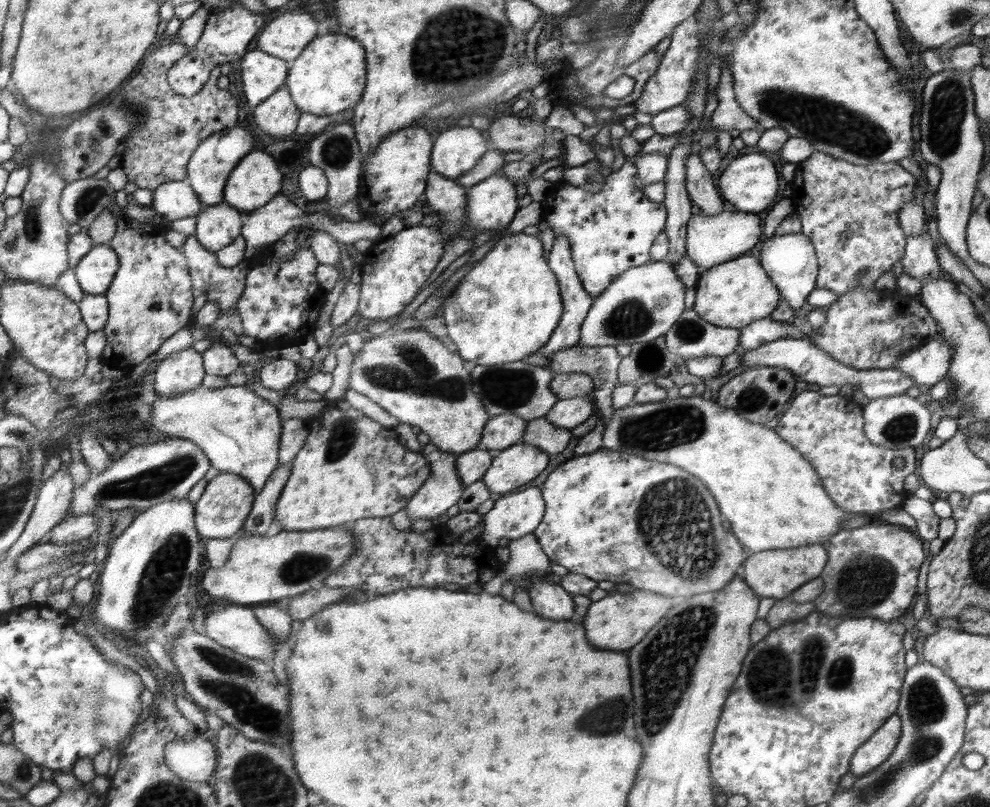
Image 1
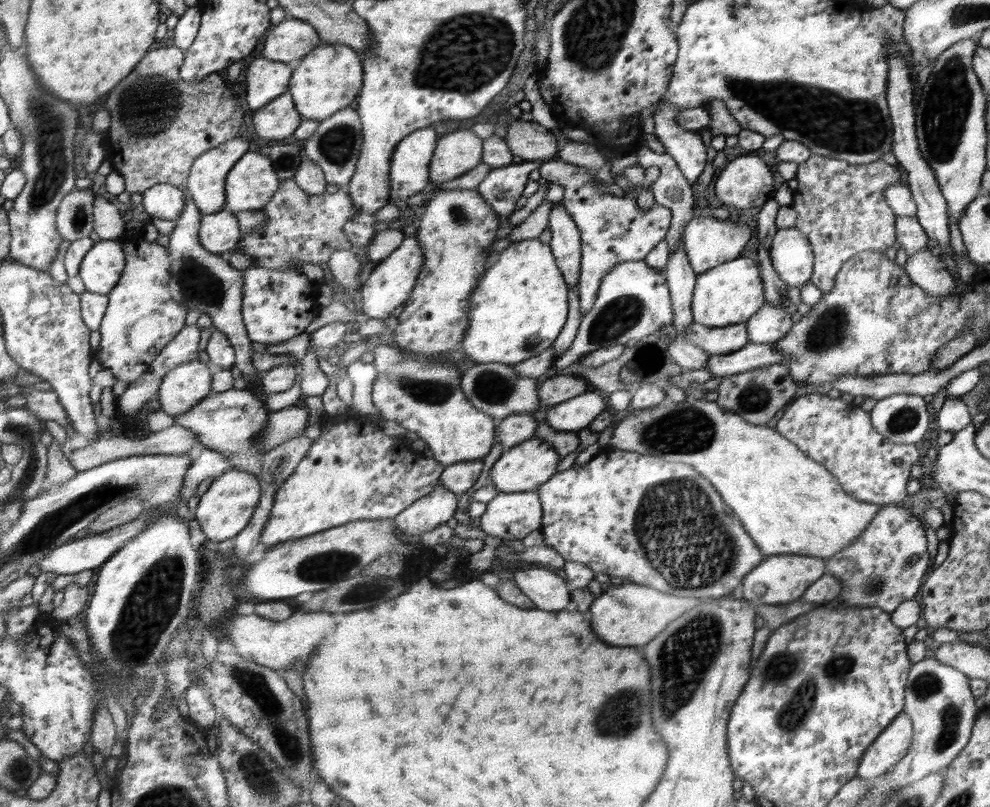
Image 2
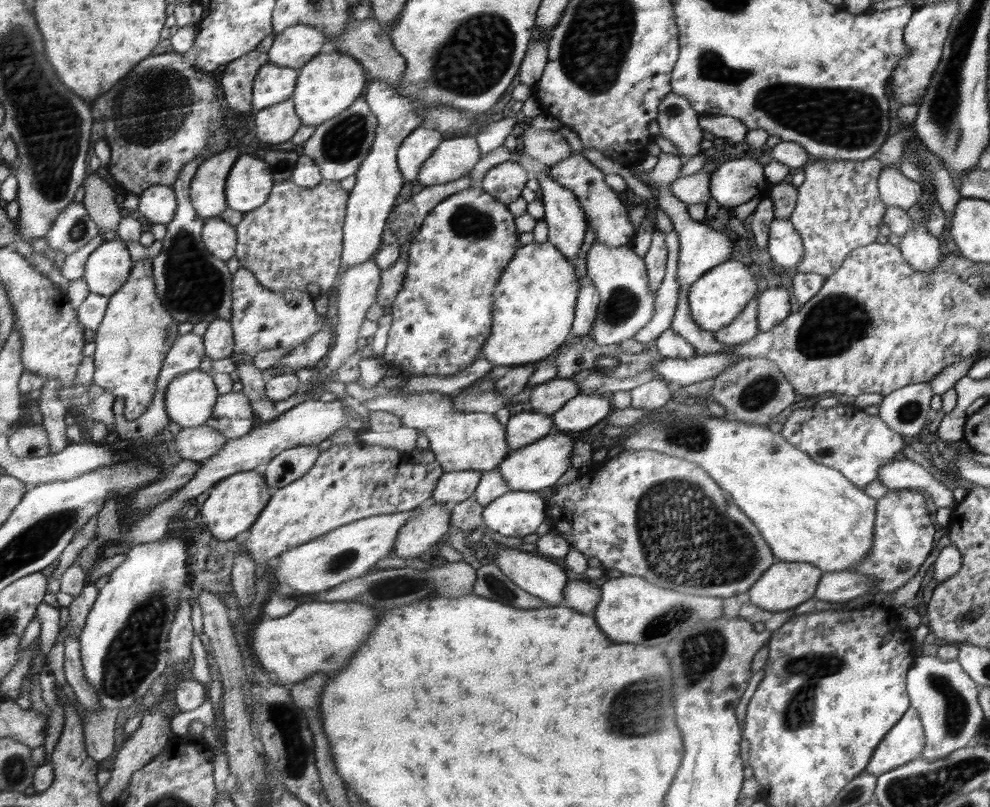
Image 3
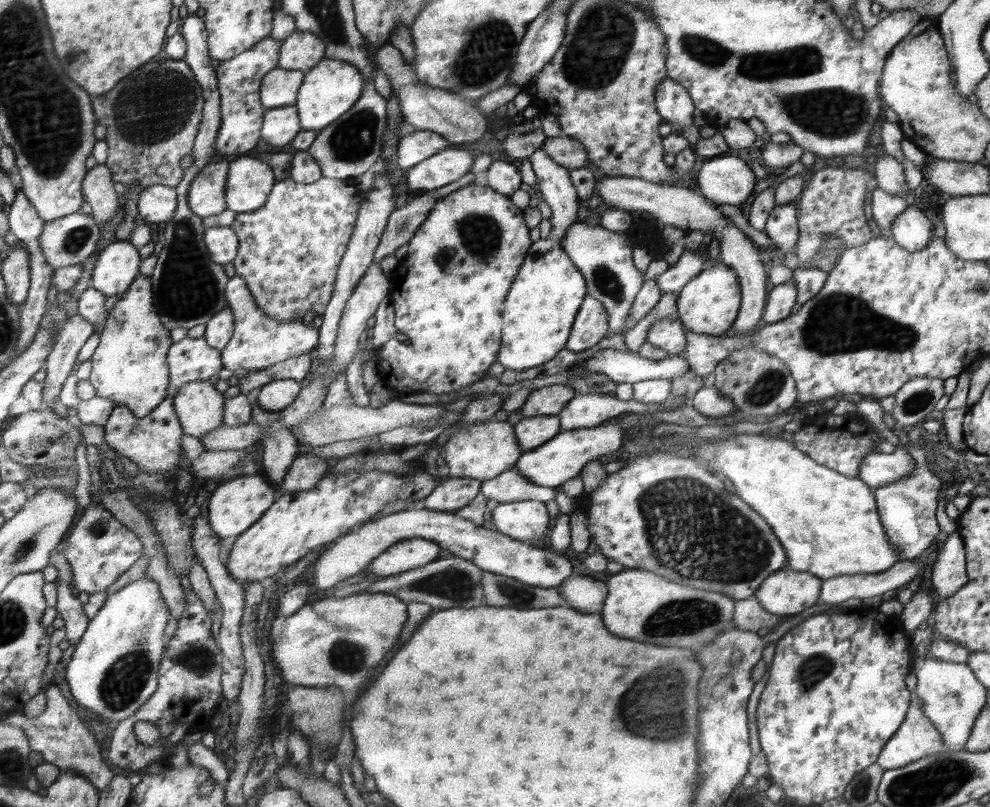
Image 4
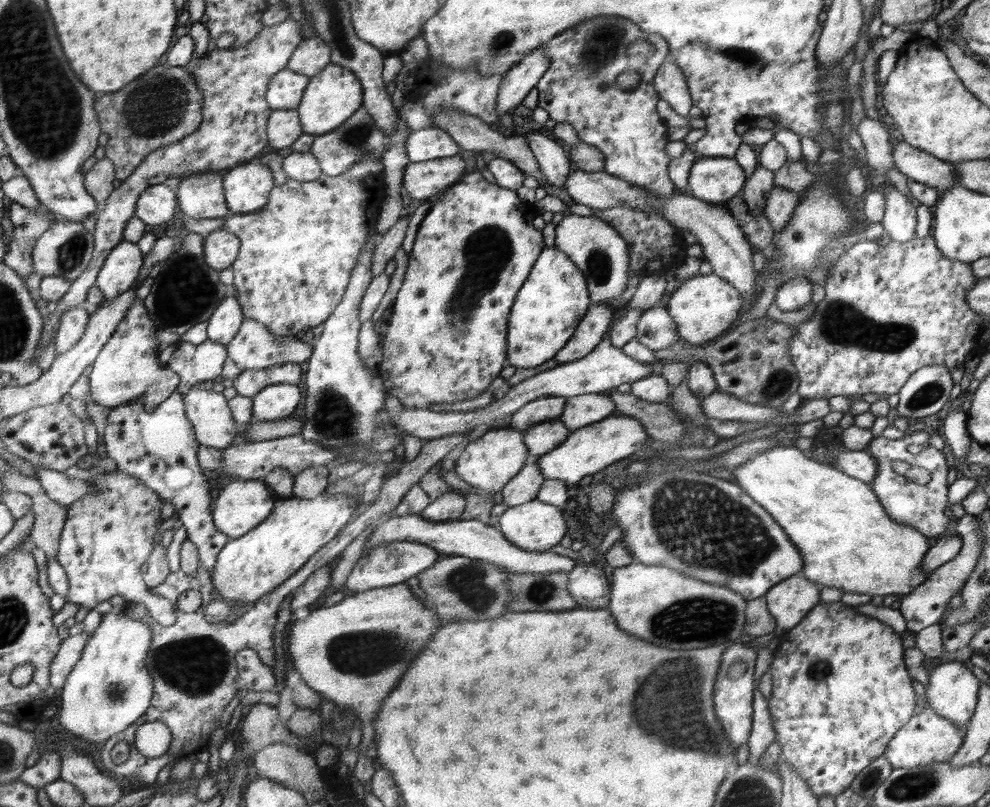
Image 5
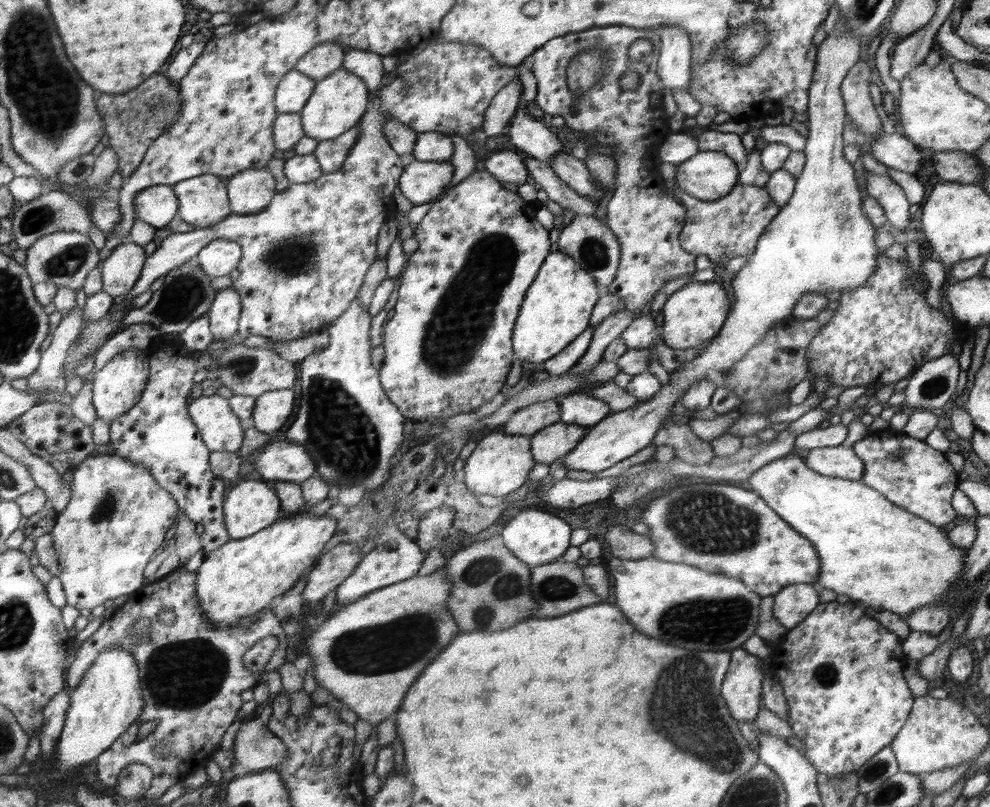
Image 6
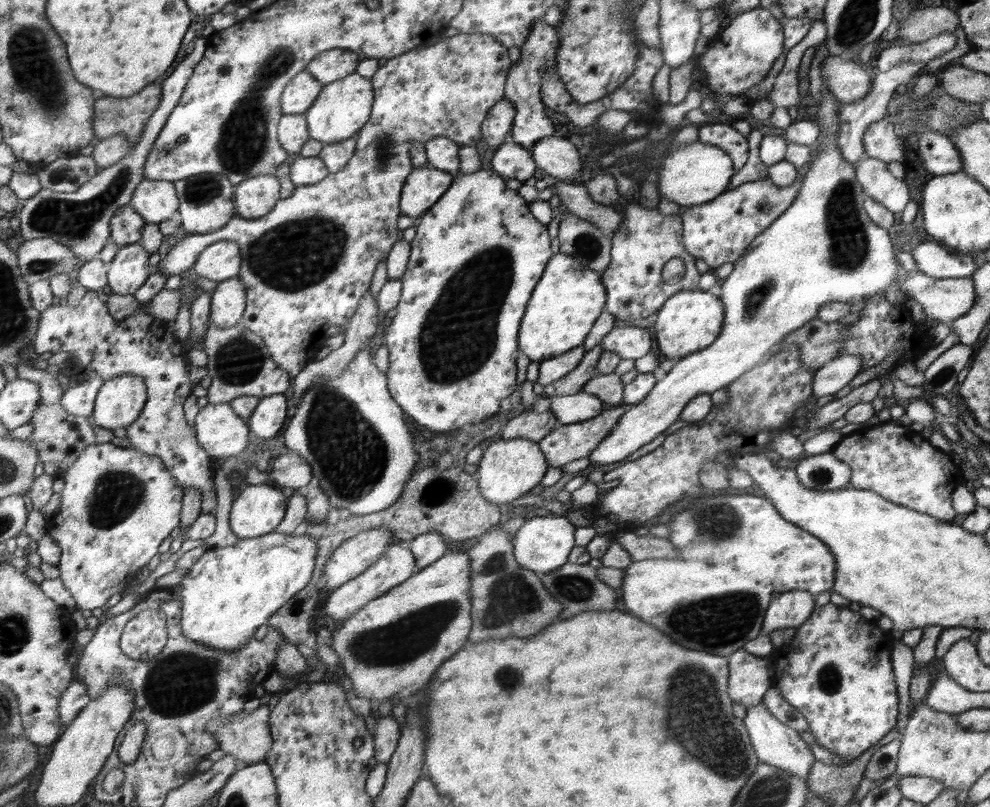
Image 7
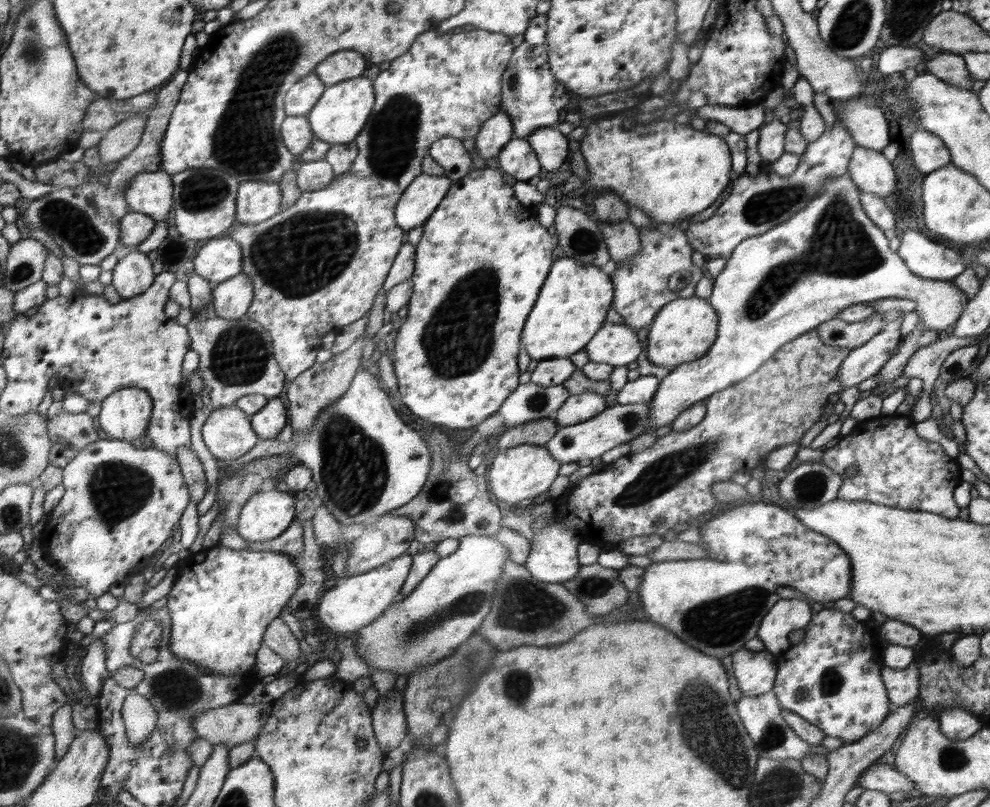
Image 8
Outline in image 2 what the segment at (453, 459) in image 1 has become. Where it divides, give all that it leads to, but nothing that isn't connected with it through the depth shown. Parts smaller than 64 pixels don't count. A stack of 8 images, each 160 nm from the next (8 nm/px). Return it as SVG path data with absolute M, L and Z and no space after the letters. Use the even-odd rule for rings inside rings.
M438 485L431 494L415 501L393 519L396 529L410 536L421 536L424 532L430 532L438 527L438 524L446 523L446 520L454 516L456 506L459 506L456 502L456 494Z

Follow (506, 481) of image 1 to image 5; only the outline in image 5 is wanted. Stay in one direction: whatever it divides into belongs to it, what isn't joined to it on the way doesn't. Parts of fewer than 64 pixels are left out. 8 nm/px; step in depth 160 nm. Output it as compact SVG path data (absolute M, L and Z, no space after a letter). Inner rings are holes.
M613 415L602 422L588 425L586 428L572 431L571 436L556 449L543 454L536 464L546 479L562 481L566 485L580 482L584 476L604 470L618 458L626 458L632 452L638 452L646 440L646 432L639 419L628 415Z

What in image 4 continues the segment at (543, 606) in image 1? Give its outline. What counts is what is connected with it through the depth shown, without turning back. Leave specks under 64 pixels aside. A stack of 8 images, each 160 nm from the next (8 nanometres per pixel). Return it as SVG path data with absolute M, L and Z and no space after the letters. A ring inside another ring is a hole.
M420 505L368 521L360 528L354 528L335 541L320 546L322 555L312 563L314 586L324 590L338 582L342 584L357 580L380 554L391 549L392 545L412 538L439 542L447 555L467 559L483 571L506 575L530 586L558 587L572 574L572 564L566 558L558 556L554 550L534 547L529 542L523 543L501 532L476 526L457 512L446 513Z

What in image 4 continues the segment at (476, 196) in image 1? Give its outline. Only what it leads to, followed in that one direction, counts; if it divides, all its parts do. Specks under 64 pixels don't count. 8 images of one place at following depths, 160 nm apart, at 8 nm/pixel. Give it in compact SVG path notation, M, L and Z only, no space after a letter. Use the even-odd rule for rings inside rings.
M499 157L484 172L481 181L496 192L509 196L522 184L520 170L515 163Z

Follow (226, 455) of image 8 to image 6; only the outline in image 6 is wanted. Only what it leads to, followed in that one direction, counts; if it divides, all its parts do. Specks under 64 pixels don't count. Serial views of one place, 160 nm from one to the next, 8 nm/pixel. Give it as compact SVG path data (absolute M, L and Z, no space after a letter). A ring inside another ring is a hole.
M217 393L204 395L193 399L189 407L212 452L239 452L244 430L240 426L240 415L232 408L231 399Z

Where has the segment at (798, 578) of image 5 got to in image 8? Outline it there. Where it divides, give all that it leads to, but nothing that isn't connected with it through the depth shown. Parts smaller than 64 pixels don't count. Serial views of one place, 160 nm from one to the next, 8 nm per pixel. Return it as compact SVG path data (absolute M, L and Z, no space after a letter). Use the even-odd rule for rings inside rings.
M780 599L763 618L758 637L767 651L775 655L779 654L792 645L790 634L809 626L808 622L811 622L811 618L812 612L807 601Z

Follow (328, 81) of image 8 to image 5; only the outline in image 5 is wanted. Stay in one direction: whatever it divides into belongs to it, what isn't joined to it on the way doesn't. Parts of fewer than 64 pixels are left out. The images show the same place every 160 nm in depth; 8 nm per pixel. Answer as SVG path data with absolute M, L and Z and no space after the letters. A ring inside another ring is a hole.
M309 35L288 61L287 69L316 77L331 64L331 48L319 37Z

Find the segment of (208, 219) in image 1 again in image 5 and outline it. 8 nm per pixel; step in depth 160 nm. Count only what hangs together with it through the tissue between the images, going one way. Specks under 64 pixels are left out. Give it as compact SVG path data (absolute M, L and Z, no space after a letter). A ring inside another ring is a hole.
M218 230L207 236L205 251L208 264L216 270L226 270L230 266L237 266L241 238L228 230Z

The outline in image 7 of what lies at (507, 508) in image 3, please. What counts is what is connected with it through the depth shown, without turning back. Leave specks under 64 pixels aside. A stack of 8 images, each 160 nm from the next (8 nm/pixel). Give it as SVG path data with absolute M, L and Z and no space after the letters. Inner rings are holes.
M538 516L525 521L516 532L516 537L512 539L515 559L524 570L533 570L540 575L555 572L556 569L562 568L570 561L571 551L575 549L575 532L576 528L564 516Z

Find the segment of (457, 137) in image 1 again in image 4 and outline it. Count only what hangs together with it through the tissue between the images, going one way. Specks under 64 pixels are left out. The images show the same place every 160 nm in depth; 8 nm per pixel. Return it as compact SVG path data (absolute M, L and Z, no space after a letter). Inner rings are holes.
M448 146L448 149L440 151L435 157L405 171L409 192L418 196L446 186L468 174L472 164L474 158L468 150Z

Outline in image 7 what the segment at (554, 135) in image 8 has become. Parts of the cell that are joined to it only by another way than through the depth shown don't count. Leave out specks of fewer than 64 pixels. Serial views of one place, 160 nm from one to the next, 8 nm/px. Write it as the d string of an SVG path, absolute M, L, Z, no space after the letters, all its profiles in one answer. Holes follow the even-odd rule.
M564 136L544 137L531 154L539 168L559 180L576 180L582 175L583 167L576 146Z

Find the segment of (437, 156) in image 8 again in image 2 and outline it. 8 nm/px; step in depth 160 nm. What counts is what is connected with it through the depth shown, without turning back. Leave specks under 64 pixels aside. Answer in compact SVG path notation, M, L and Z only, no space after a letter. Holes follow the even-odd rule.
M426 127L410 133L396 146L391 158L390 202L406 202L428 184L428 164L435 157L436 140L436 132Z

